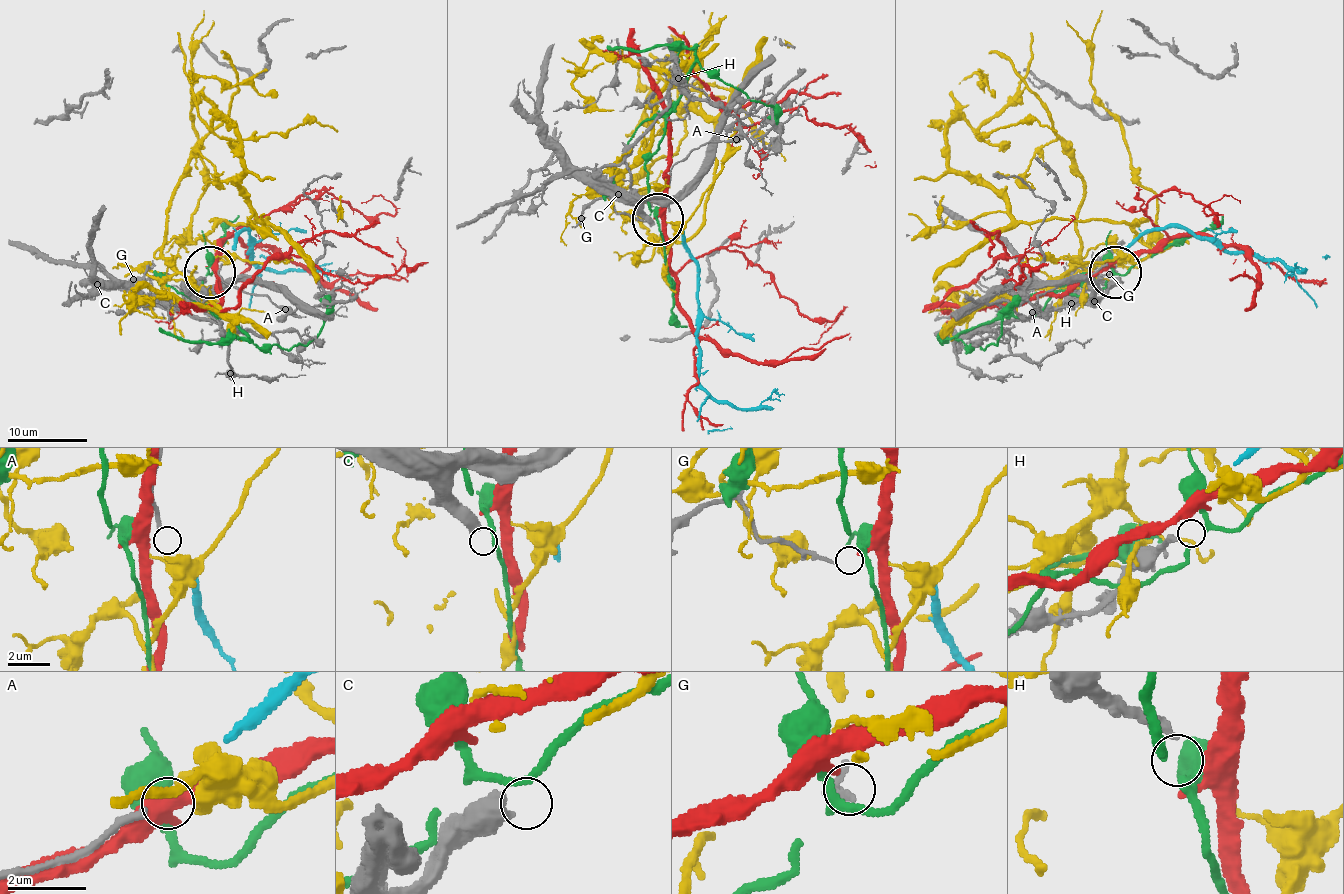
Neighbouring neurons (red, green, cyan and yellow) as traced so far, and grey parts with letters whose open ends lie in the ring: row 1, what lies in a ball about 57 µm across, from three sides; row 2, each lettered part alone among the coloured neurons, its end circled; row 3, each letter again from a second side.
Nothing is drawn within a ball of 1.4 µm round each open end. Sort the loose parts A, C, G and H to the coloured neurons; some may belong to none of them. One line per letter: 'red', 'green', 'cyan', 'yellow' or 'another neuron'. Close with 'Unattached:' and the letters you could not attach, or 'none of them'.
A: yellow
C: another neuron
G: red
H: another neuron
Unattached: C, H

